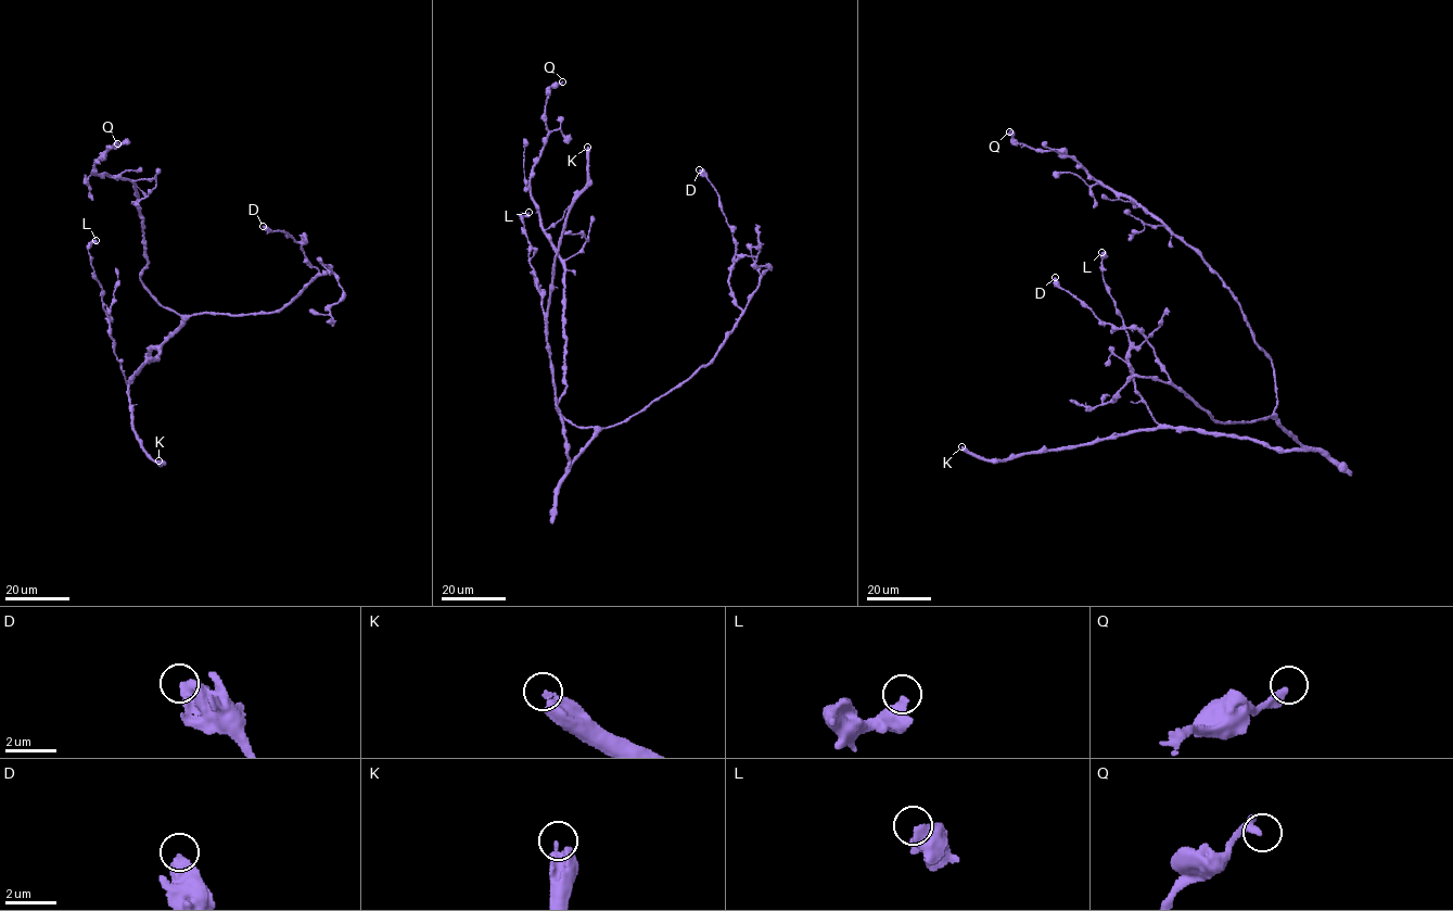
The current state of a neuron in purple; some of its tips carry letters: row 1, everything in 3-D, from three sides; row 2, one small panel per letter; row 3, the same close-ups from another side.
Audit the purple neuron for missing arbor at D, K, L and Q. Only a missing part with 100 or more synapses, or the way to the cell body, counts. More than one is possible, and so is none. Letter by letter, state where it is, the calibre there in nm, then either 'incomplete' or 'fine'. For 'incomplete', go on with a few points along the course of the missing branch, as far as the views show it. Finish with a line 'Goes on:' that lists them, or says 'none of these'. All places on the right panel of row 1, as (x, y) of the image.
D: (1055, 277) | 550 nm | fine
K: (961, 446) | 400 nm | incomplete
L: (1101, 252) | 500 nm | fine
Q: (1009, 131) | 280 nm | fine
Goes on: K

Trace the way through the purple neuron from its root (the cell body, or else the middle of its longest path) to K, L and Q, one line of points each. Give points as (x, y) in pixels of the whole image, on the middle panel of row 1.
K: (580, 427), (596, 432), (570, 466), (547, 342), (547, 307), (564, 219), (587, 182), (587, 147)
L: (580, 427), (591, 427), (596, 432), (570, 466), (542, 295), (520, 216), (529, 212)
Q: (580, 427), (556, 406), (566, 386), (565, 267), (530, 188), (547, 135), (547, 91), (562, 81)

